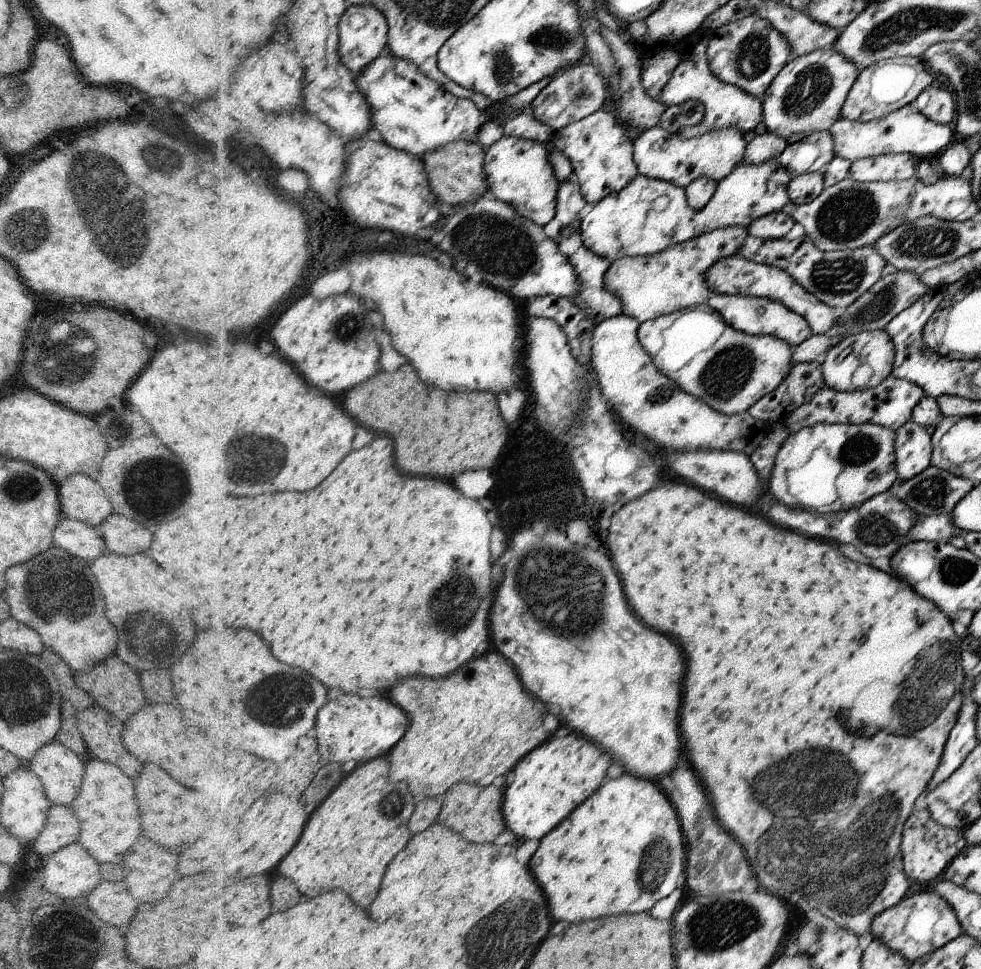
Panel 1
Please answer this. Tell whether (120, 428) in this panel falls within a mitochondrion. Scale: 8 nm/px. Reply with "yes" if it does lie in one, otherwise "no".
yes

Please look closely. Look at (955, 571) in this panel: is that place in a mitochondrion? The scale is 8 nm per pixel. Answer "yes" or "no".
yes

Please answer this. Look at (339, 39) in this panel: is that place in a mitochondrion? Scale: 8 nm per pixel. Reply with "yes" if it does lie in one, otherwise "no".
no

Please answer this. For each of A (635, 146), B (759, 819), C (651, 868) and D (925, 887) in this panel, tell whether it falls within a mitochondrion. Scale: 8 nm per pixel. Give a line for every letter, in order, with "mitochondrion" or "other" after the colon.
A: other
B: mitochondrion
C: mitochondrion
D: other

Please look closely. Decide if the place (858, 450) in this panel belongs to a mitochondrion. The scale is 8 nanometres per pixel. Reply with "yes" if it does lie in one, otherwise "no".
yes

